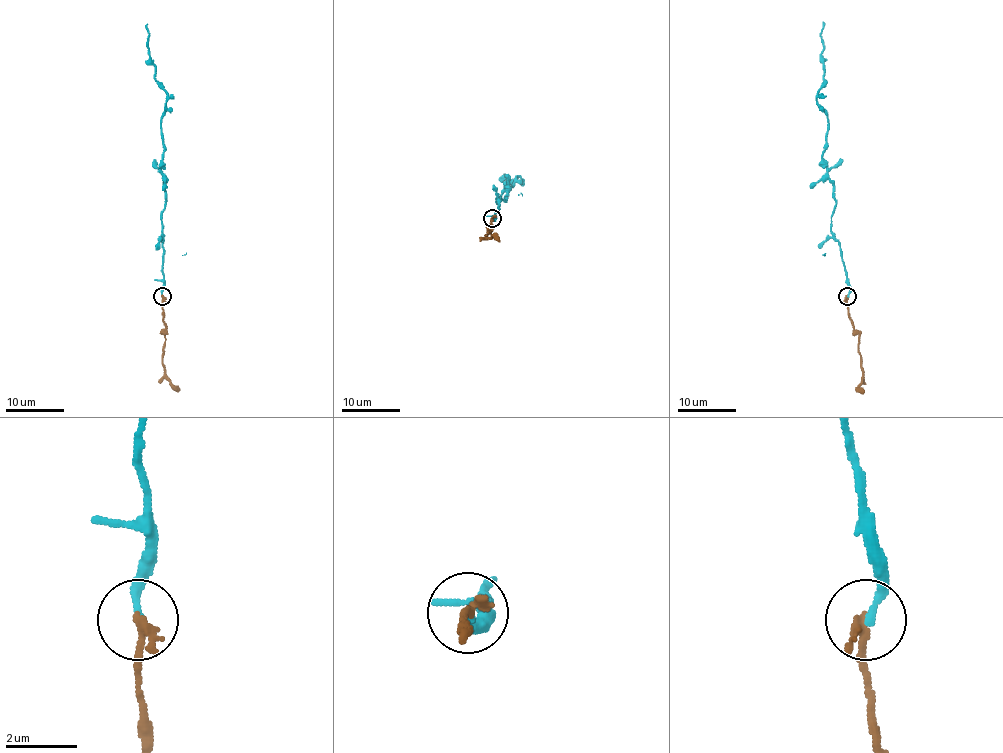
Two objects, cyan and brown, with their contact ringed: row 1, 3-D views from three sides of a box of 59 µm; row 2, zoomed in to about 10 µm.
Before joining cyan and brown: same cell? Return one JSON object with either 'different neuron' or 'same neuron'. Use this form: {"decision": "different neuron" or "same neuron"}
{"decision": "same neuron"}

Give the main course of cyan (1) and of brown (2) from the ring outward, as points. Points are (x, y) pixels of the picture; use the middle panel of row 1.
1: (492, 217), (494, 219), (499, 210), (499, 197), (505, 201), (504, 189), (517, 176), (507, 181), (505, 176)
2: (492, 217), (491, 231), (485, 234), (497, 240)

